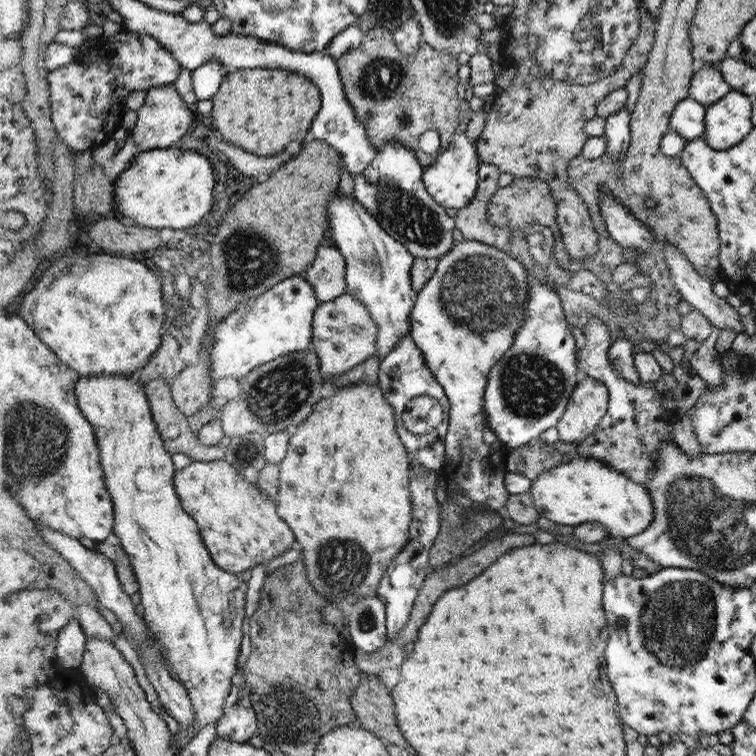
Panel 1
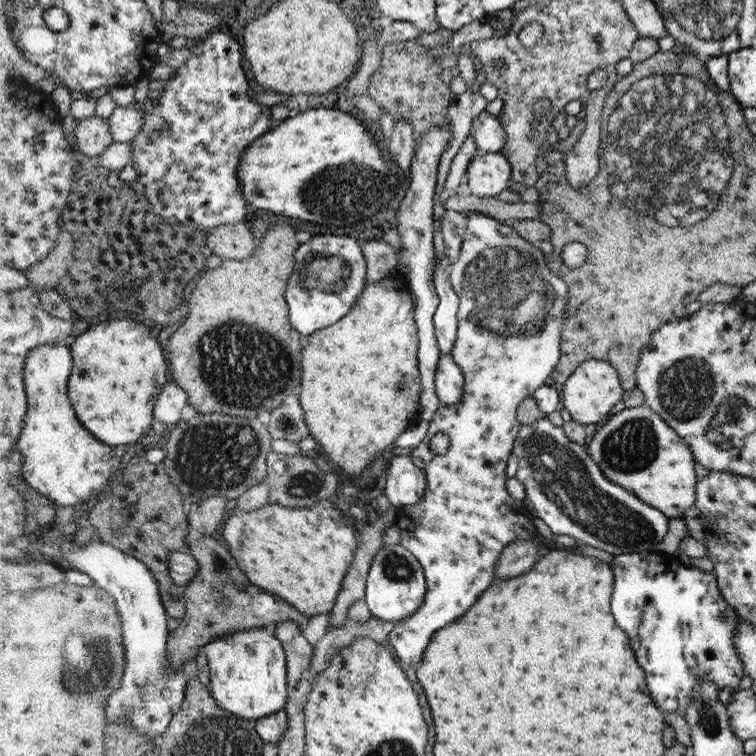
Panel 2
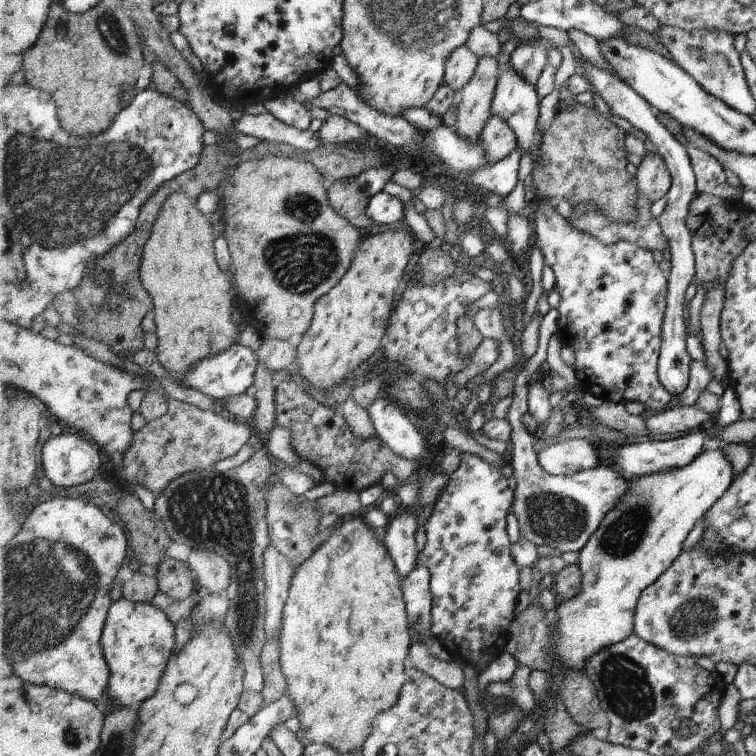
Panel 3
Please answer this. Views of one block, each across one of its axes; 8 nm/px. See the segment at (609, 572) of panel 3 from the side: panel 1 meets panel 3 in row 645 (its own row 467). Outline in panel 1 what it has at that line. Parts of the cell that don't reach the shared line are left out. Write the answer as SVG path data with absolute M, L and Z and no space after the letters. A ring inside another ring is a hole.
M574 455L572 459L564 460L558 466L537 476L536 480L531 481L529 492L537 513L542 517L546 517L558 525L573 527L585 523L597 523L607 531L610 537L623 536L628 539L637 536L648 529L654 519L653 497L650 496L648 488L638 481L630 479L622 471L596 459Z

